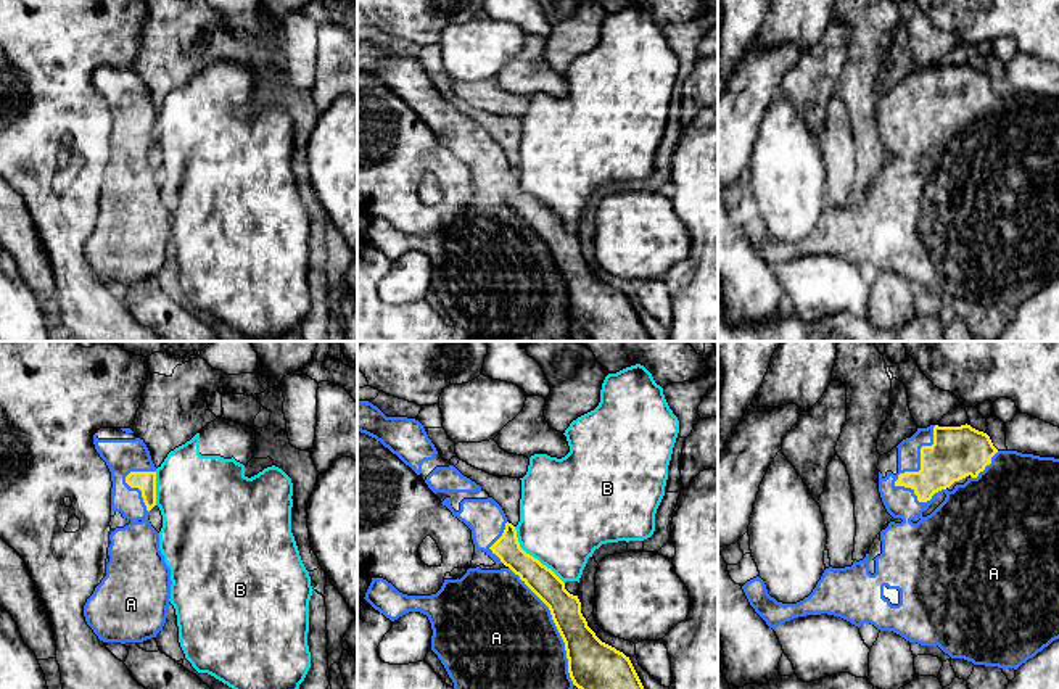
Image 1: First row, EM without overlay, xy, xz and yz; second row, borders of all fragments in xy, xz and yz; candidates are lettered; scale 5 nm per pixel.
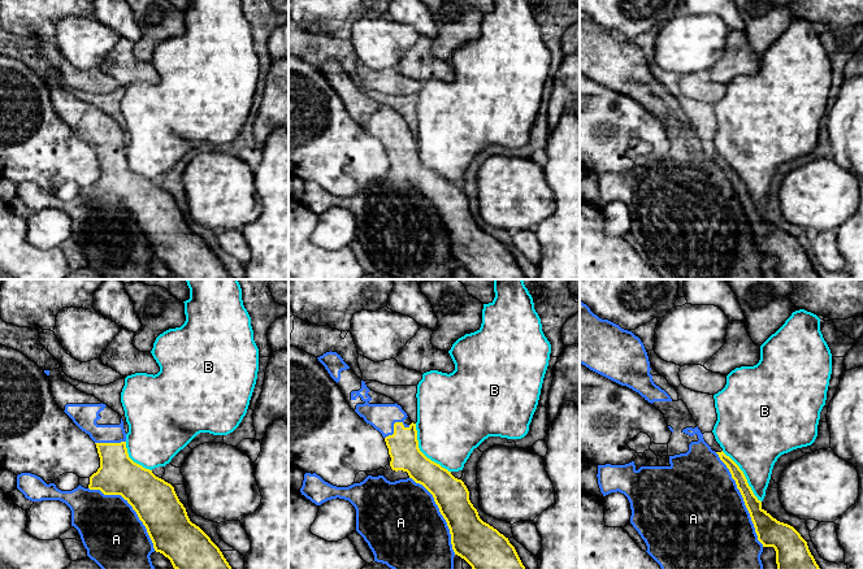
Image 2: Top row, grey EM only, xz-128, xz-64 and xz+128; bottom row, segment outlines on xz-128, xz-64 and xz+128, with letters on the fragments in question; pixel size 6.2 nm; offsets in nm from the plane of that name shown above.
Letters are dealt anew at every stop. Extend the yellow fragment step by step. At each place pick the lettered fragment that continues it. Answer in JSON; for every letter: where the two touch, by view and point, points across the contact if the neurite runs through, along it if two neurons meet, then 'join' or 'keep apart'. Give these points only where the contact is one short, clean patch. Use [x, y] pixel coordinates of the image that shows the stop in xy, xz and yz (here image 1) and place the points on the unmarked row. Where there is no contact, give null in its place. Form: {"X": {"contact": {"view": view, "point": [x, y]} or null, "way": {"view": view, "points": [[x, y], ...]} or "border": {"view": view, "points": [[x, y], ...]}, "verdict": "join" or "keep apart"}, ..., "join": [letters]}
{"A": {"contact": {"view": "yz", "point": [914, 111]}, "verdict": "join"}, "B": {"contact": {"view": "xz", "point": [531, 195]}, "verdict": "keep apart"}, "join": ["A"]}

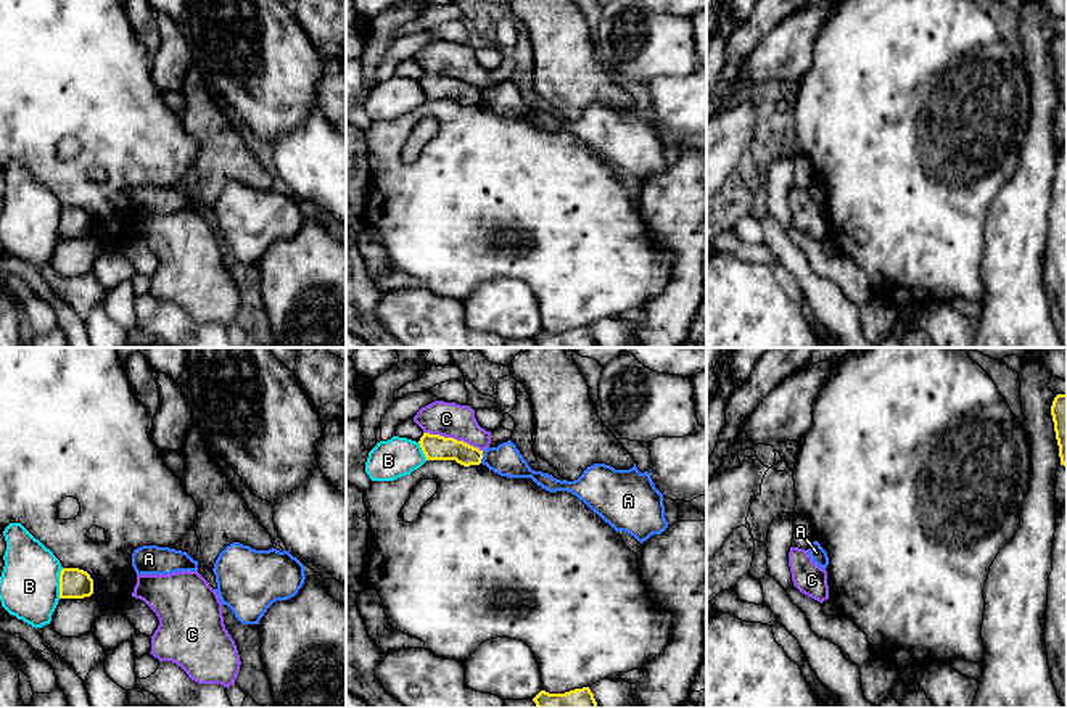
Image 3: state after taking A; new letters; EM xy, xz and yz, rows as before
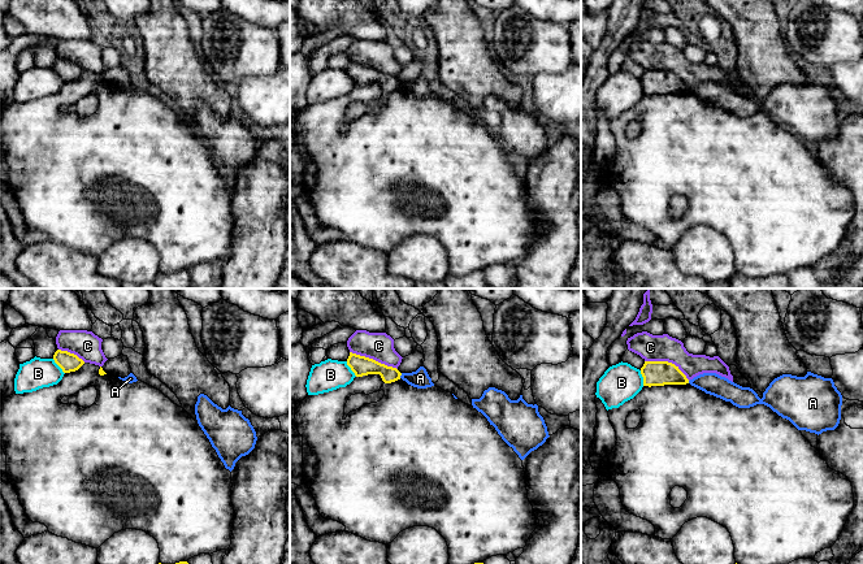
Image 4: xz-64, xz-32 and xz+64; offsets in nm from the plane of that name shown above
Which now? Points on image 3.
{"A": {"contact": {"view": "xz", "point": [482, 97]}, "border": {"view": "xz", "points": [[483, 90], [480, 102]]}, "verdict": "keep apart"}, "B": {"contact": {"view": "xy", "point": [60, 222]}, "verdict": "keep apart"}, "C": {"contact": {"view": "xz", "point": [453, 78]}, "verdict": "keep apart"}, "join": []}

